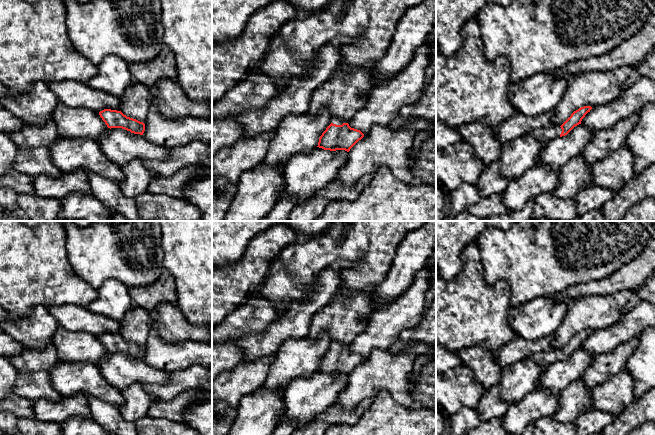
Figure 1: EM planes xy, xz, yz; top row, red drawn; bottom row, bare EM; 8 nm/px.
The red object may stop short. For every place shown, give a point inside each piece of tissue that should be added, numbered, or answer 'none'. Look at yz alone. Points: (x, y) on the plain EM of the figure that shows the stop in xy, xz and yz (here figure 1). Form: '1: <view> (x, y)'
1: yz (546, 358)

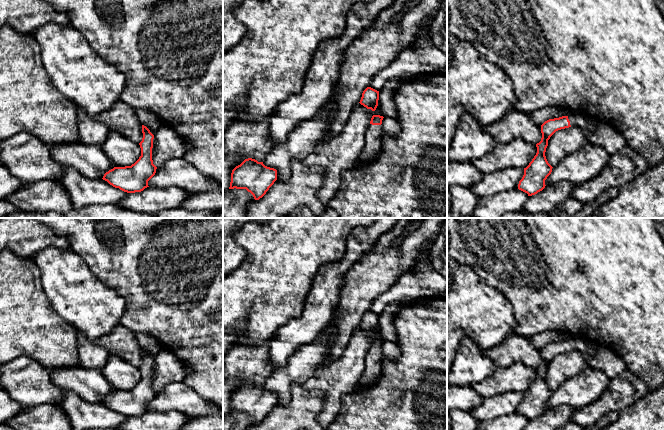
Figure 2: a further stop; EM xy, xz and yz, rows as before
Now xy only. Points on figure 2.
none

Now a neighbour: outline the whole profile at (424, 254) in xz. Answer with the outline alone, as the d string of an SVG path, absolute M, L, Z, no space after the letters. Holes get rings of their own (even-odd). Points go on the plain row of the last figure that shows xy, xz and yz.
M429 243L421 252L417 259L416 263L427 263L430 265L430 259L429 259L429 250L431 247L431 243Z

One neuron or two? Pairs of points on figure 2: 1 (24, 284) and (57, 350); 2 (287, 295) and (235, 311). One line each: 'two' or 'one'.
1: one
2: one

